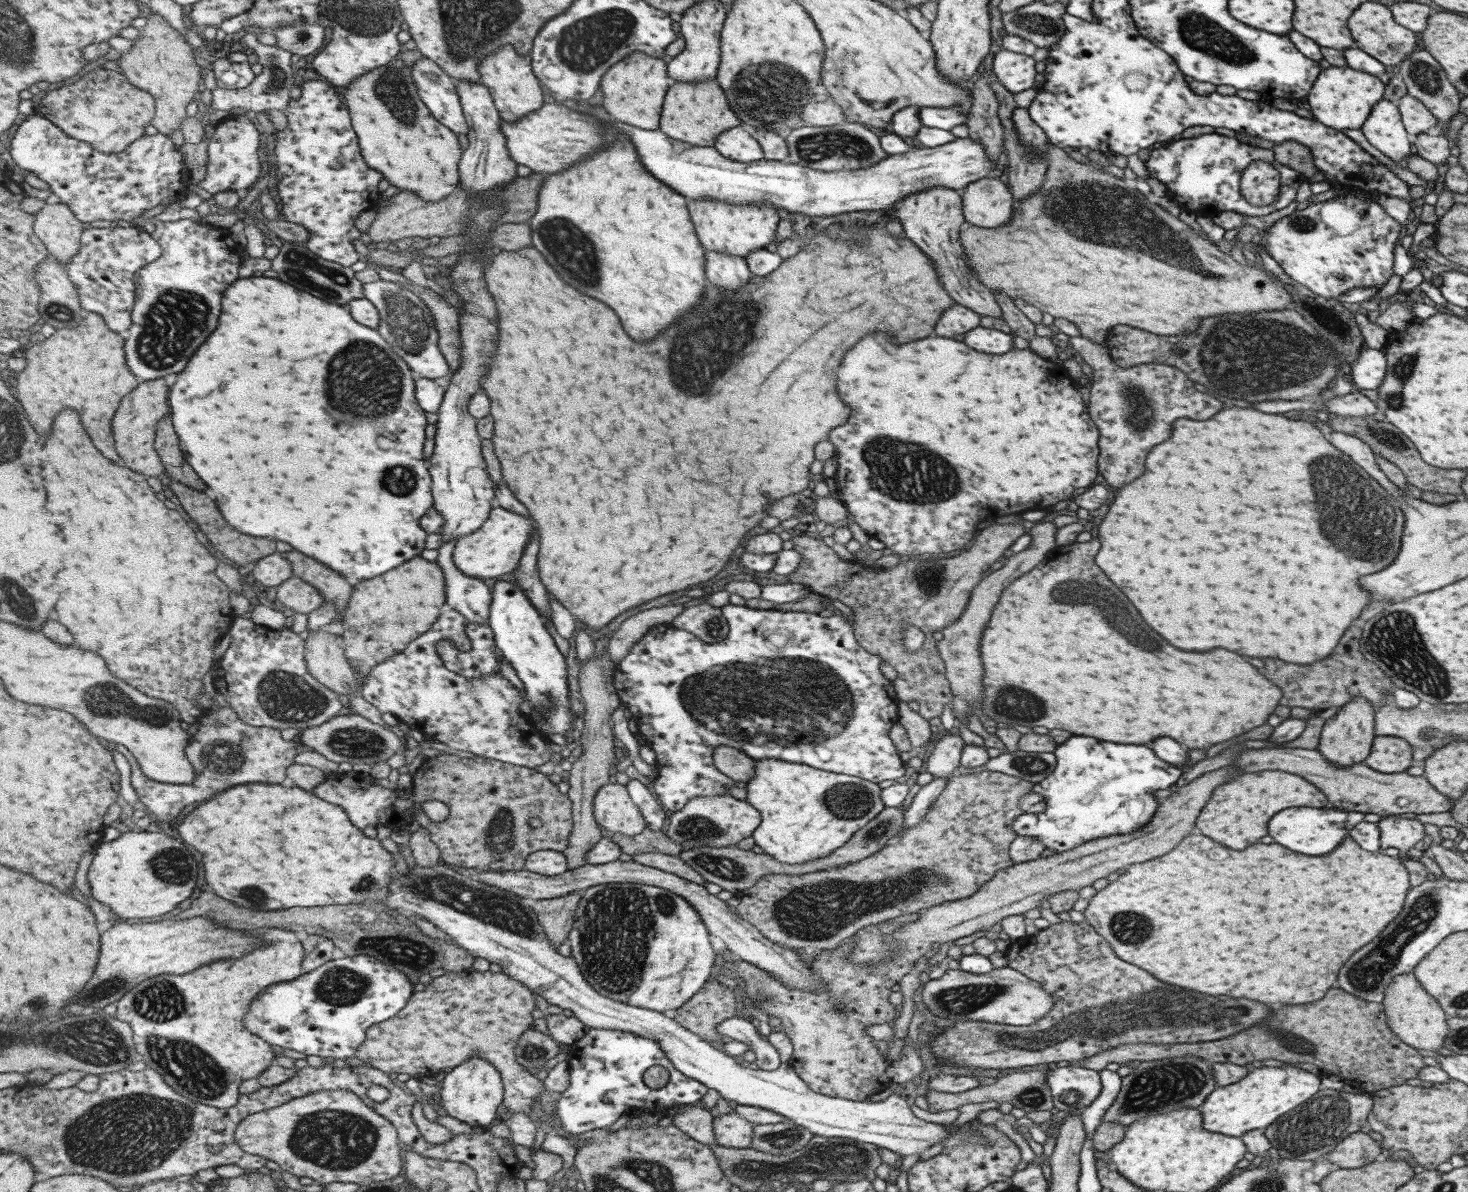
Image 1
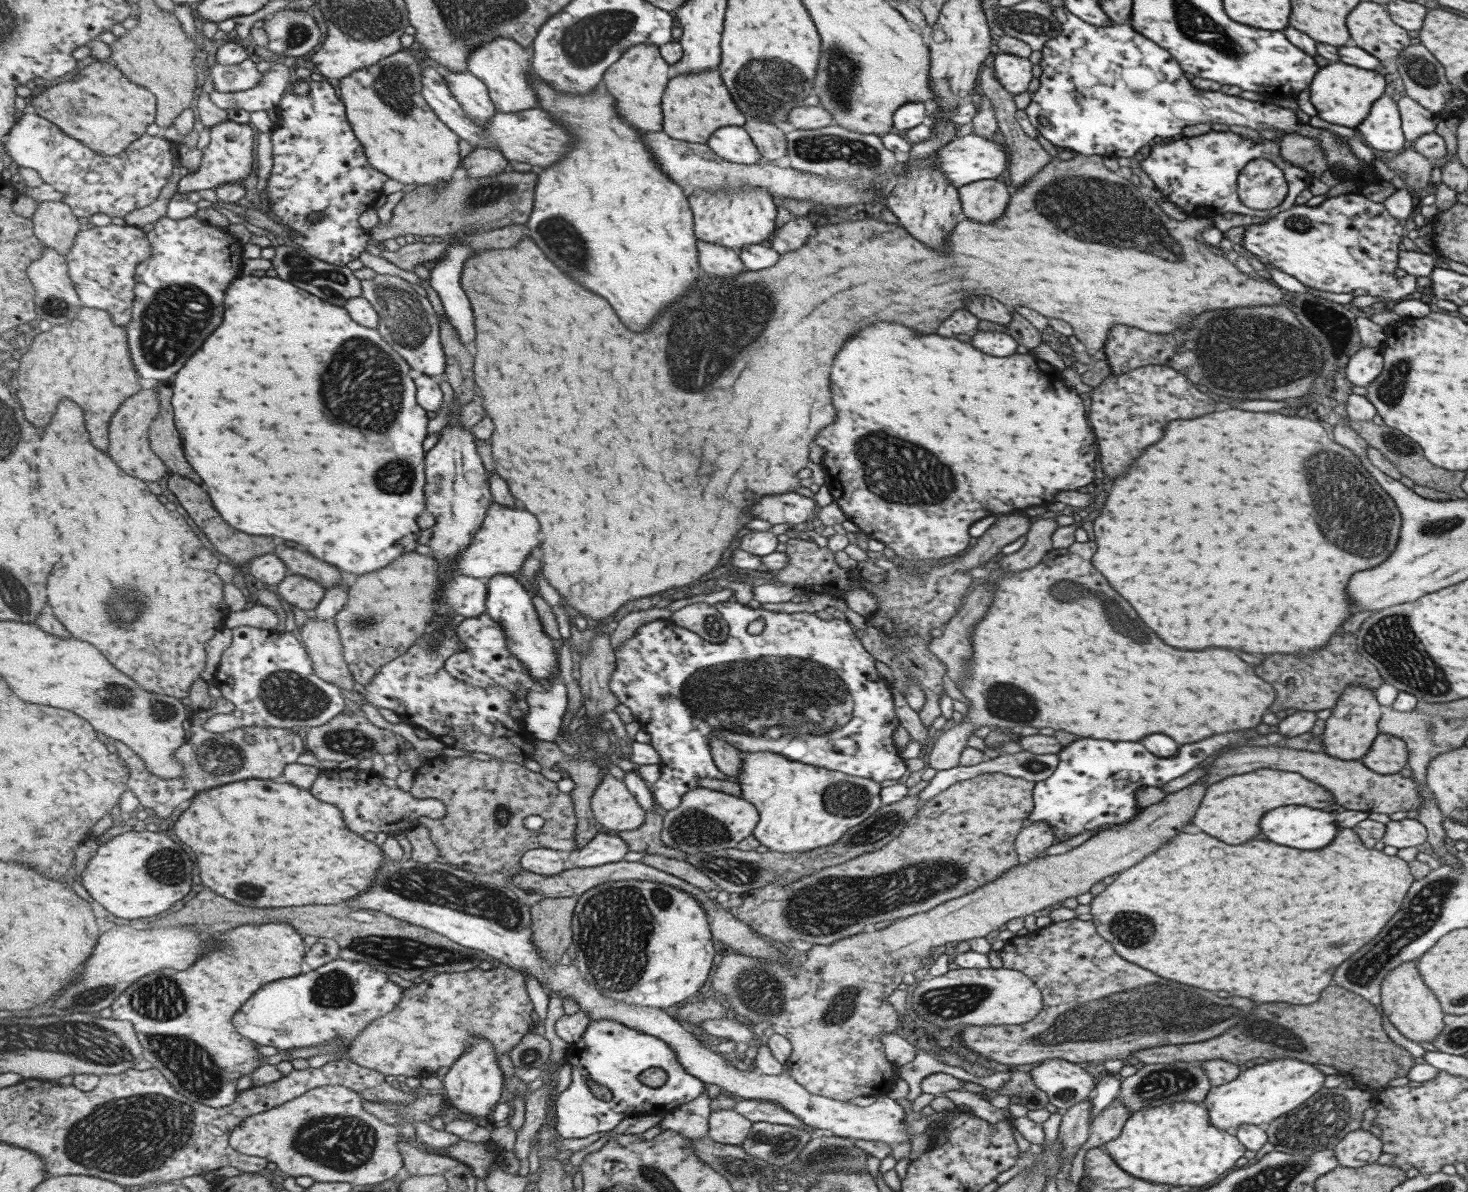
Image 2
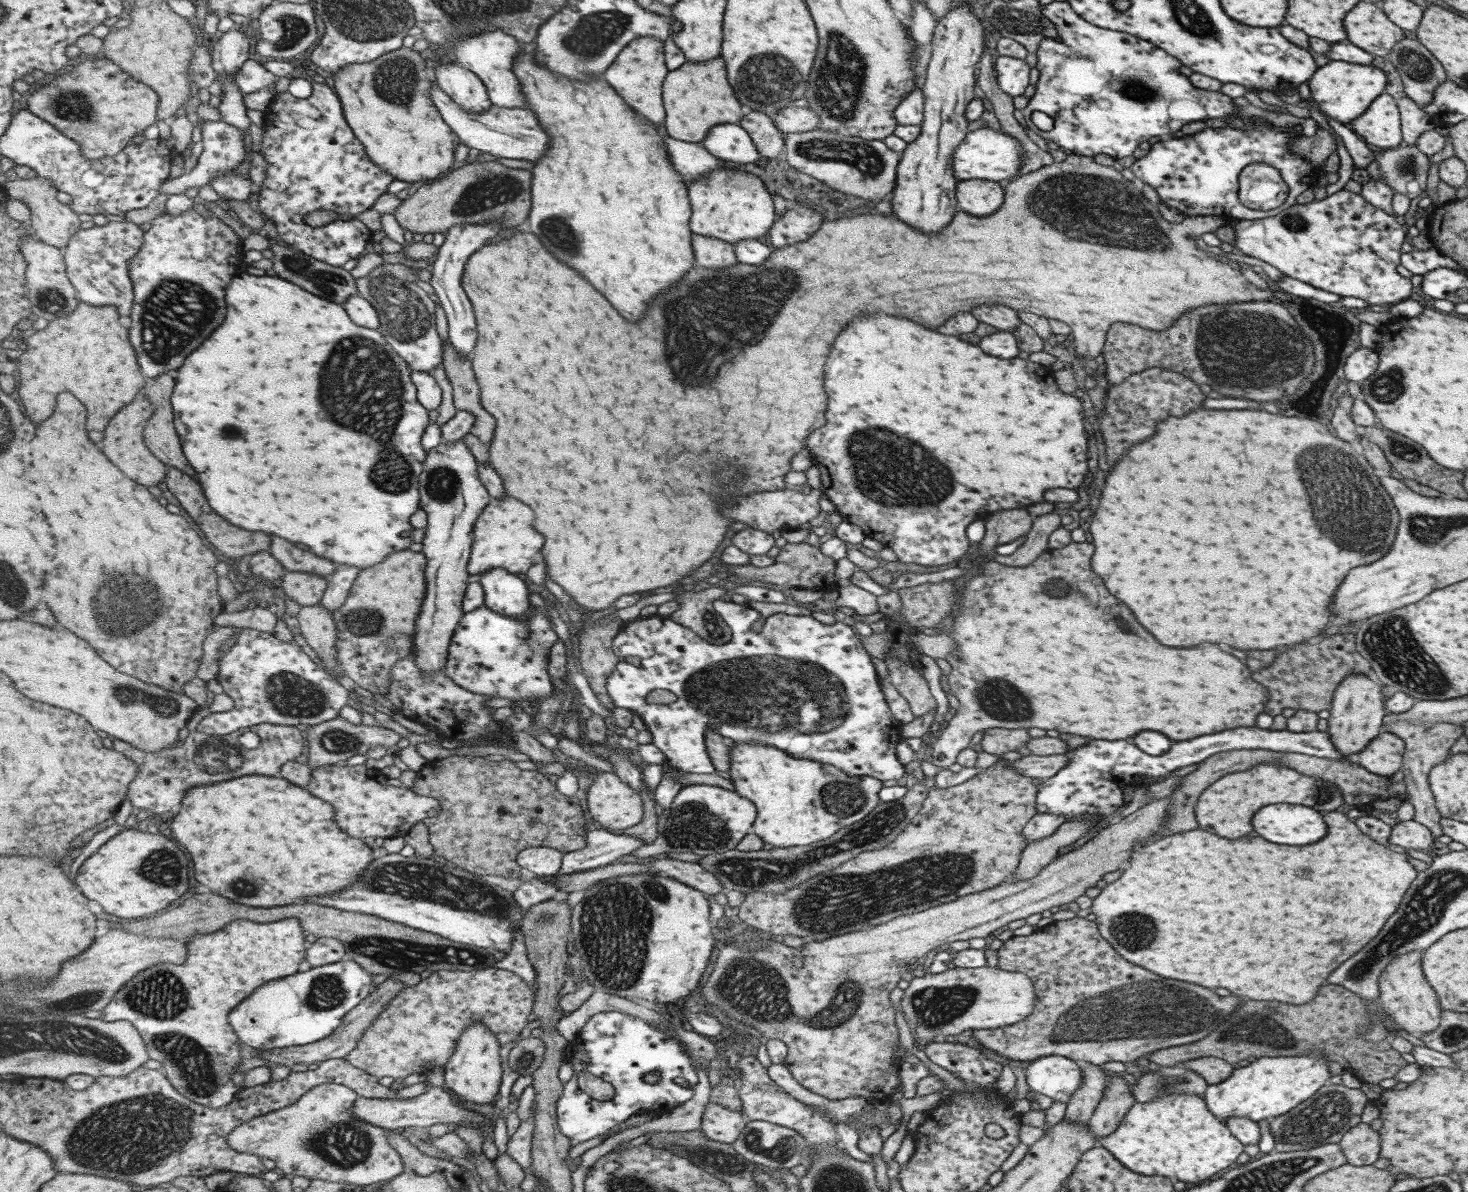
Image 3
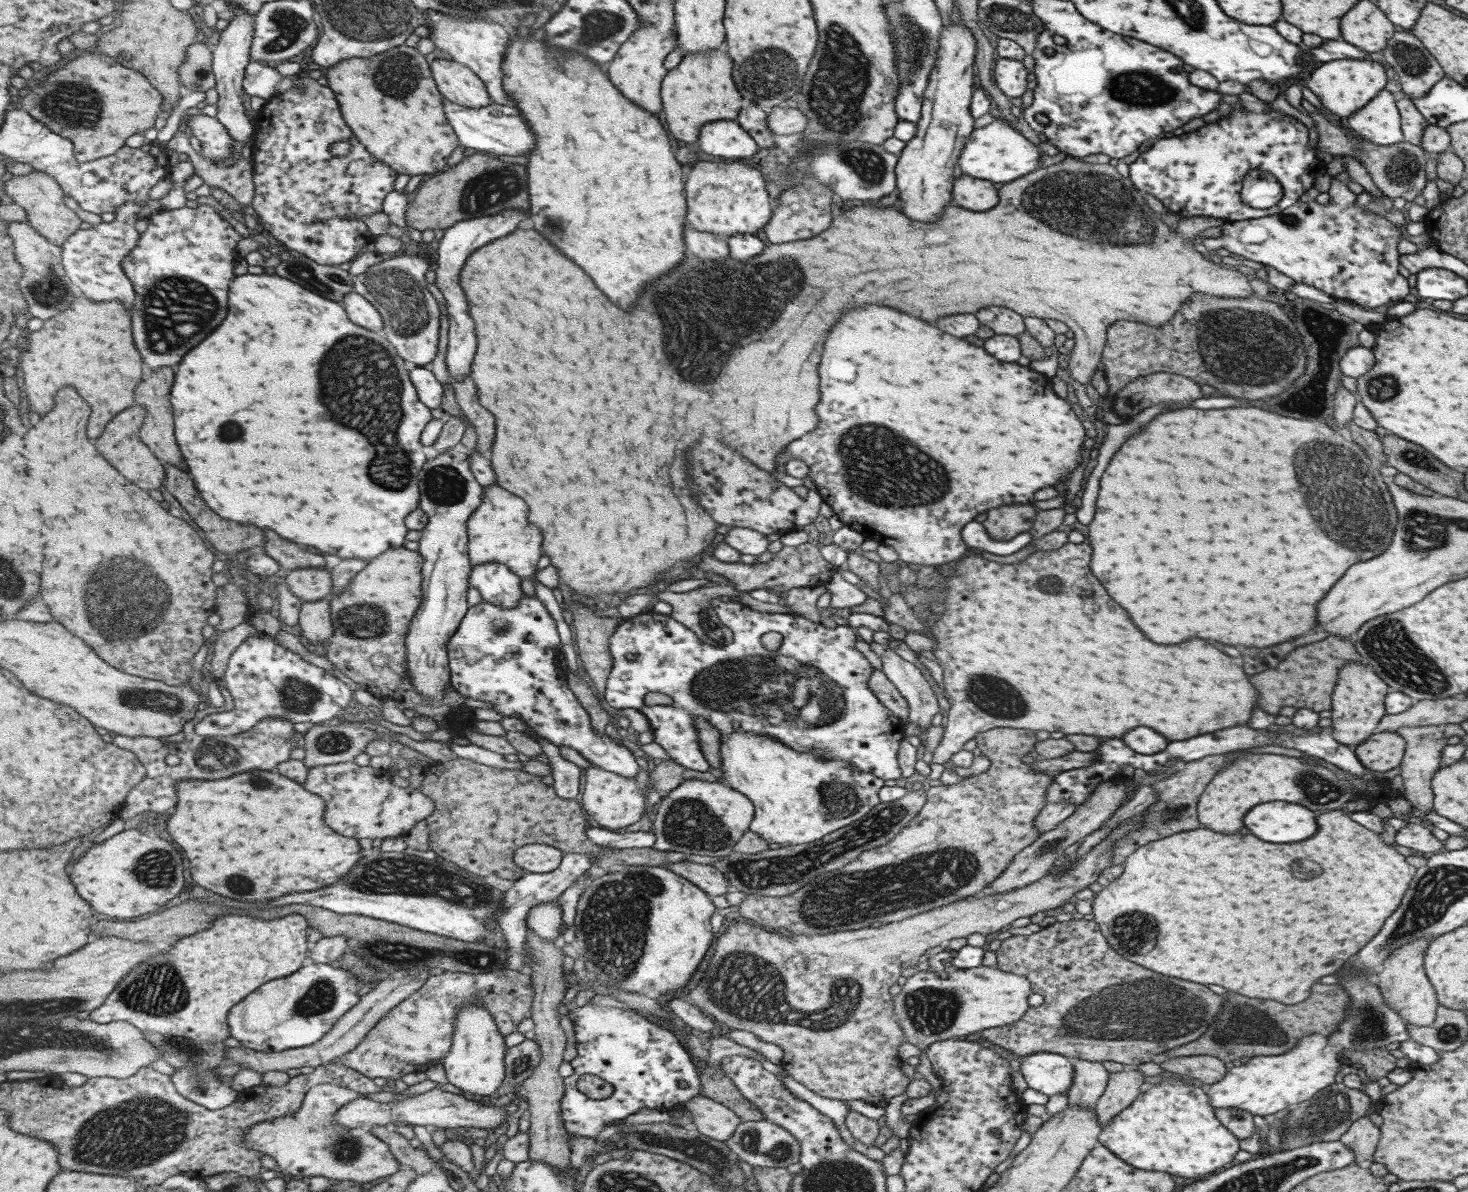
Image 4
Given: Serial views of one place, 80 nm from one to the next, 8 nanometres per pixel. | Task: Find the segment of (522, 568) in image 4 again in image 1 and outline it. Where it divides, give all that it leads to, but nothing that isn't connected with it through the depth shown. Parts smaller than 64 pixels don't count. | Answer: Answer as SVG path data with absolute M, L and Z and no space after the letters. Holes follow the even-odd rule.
M494 507L490 512L490 518L479 530L457 542L454 550L455 564L462 573L478 579L495 578L518 570L524 555L523 548L531 542L535 530L537 526L533 518L509 512L505 508Z

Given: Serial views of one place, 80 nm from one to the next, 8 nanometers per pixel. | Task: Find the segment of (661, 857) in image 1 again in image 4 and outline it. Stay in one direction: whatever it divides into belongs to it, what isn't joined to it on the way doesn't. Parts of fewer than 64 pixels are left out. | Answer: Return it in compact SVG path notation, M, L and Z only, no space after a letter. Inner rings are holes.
M690 861L672 862L662 864L661 867L669 869L671 872L686 878L695 886L703 889L707 896L721 896L731 890L727 879L713 865L697 864Z

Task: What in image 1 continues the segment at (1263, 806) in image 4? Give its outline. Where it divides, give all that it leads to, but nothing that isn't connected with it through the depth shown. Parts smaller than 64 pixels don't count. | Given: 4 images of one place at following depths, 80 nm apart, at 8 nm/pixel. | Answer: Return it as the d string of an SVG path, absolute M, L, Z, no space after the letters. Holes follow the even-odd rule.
M1311 807L1284 808L1281 812L1275 812L1275 816L1267 822L1267 836L1273 838L1273 842L1299 852L1307 856L1321 856L1331 852L1340 840L1347 836L1349 829L1363 821L1361 812L1341 811L1339 809L1323 809Z

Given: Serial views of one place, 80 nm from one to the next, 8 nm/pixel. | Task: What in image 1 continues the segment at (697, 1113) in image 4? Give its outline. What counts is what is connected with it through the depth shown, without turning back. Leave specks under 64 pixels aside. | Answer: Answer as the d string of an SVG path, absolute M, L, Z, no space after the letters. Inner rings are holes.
M735 1112L712 1117L712 1131L717 1145L750 1148L752 1125Z

